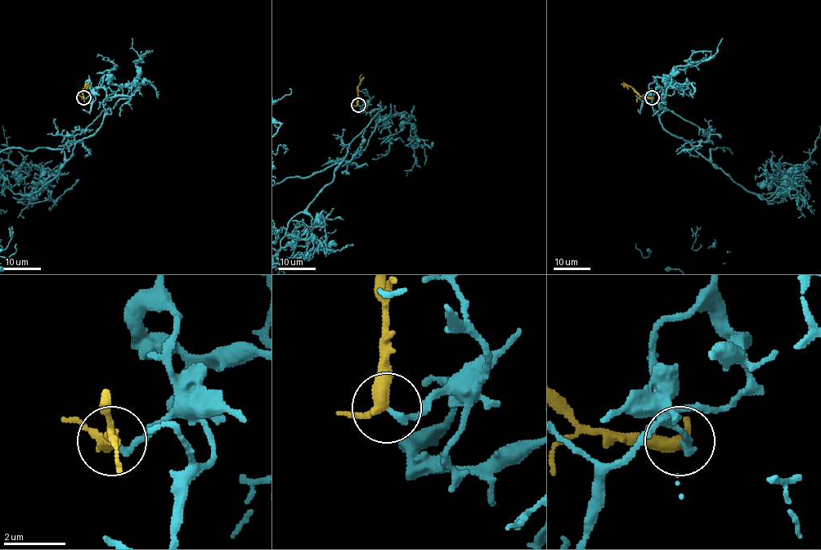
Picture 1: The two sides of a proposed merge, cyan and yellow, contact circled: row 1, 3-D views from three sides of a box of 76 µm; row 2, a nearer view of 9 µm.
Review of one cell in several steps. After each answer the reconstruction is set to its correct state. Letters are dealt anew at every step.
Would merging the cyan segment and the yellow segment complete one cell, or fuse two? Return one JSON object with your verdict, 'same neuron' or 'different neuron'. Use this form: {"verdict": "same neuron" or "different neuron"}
{"verdict": "same neuron"}

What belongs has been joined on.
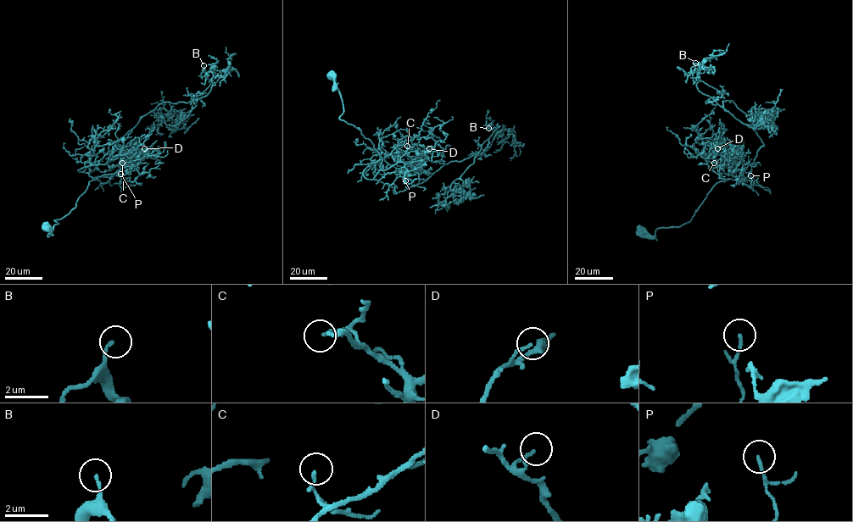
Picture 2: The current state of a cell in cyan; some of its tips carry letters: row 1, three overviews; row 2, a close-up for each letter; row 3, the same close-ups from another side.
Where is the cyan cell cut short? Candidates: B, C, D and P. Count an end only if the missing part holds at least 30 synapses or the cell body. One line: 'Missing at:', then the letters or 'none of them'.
Missing at: B

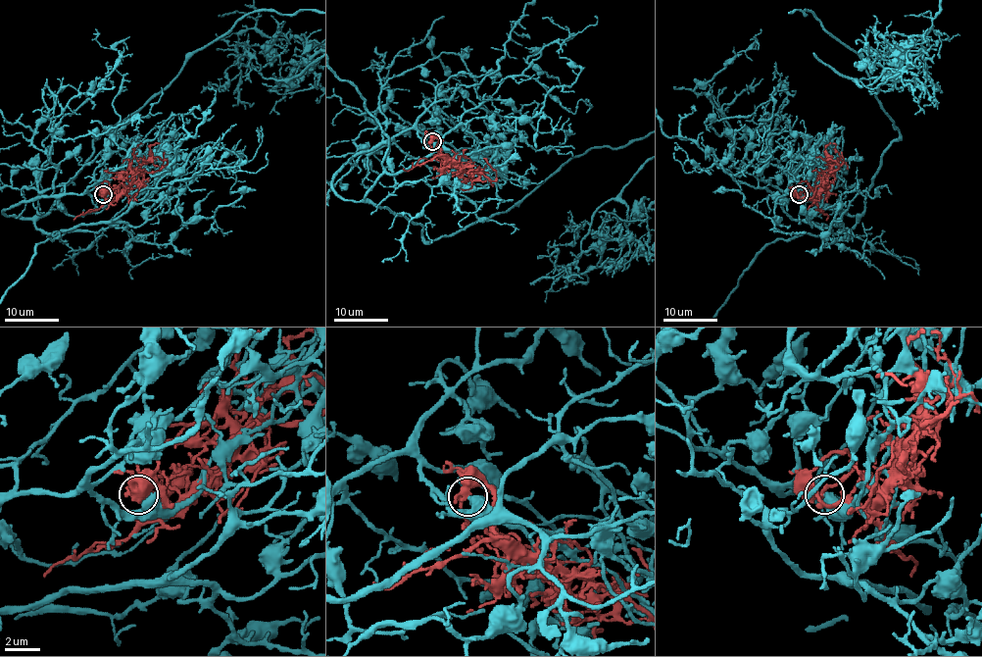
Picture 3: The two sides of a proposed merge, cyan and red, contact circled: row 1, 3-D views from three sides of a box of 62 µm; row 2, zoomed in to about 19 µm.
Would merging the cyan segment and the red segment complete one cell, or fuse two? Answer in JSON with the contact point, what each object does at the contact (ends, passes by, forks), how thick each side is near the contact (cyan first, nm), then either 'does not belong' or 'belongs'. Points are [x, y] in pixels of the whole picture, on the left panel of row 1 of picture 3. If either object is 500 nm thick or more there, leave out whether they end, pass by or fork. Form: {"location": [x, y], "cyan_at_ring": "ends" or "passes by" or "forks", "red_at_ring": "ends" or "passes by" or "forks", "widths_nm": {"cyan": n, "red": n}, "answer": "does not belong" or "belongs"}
{"location": [103, 194], "cyan_at_ring": "ends", "red_at_ring": "passes by", "widths_nm": {"cyan": 480, "red": 400}, "answer": "does not belong"}

